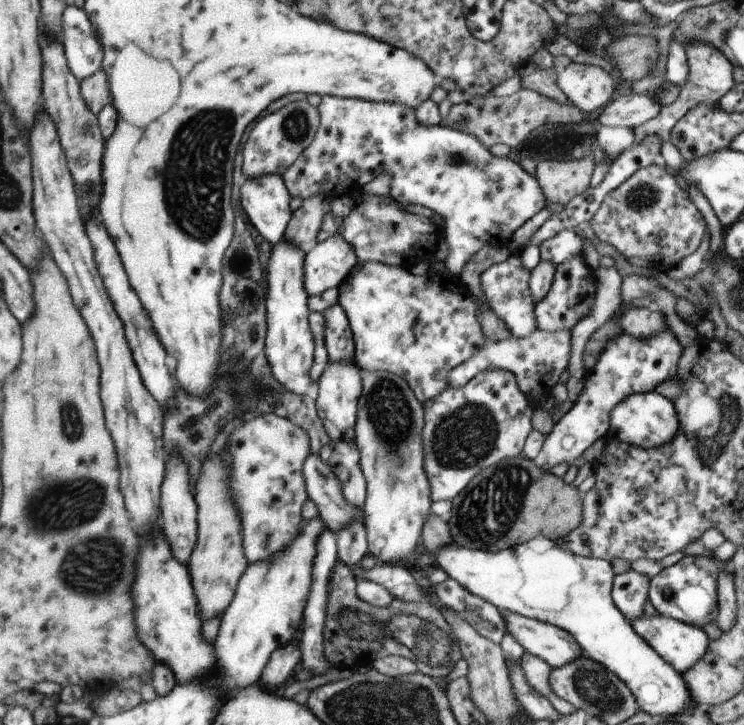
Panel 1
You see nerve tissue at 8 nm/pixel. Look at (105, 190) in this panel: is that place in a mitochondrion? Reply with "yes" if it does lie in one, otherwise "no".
no

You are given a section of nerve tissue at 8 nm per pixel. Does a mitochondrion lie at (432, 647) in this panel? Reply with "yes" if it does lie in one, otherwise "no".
yes

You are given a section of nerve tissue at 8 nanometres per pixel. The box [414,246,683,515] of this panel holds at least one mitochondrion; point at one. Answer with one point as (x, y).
(463, 438)

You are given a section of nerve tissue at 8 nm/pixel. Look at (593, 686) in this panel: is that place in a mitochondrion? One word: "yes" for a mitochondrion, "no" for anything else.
yes

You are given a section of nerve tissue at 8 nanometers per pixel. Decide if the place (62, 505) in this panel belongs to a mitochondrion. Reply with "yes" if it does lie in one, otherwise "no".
yes

